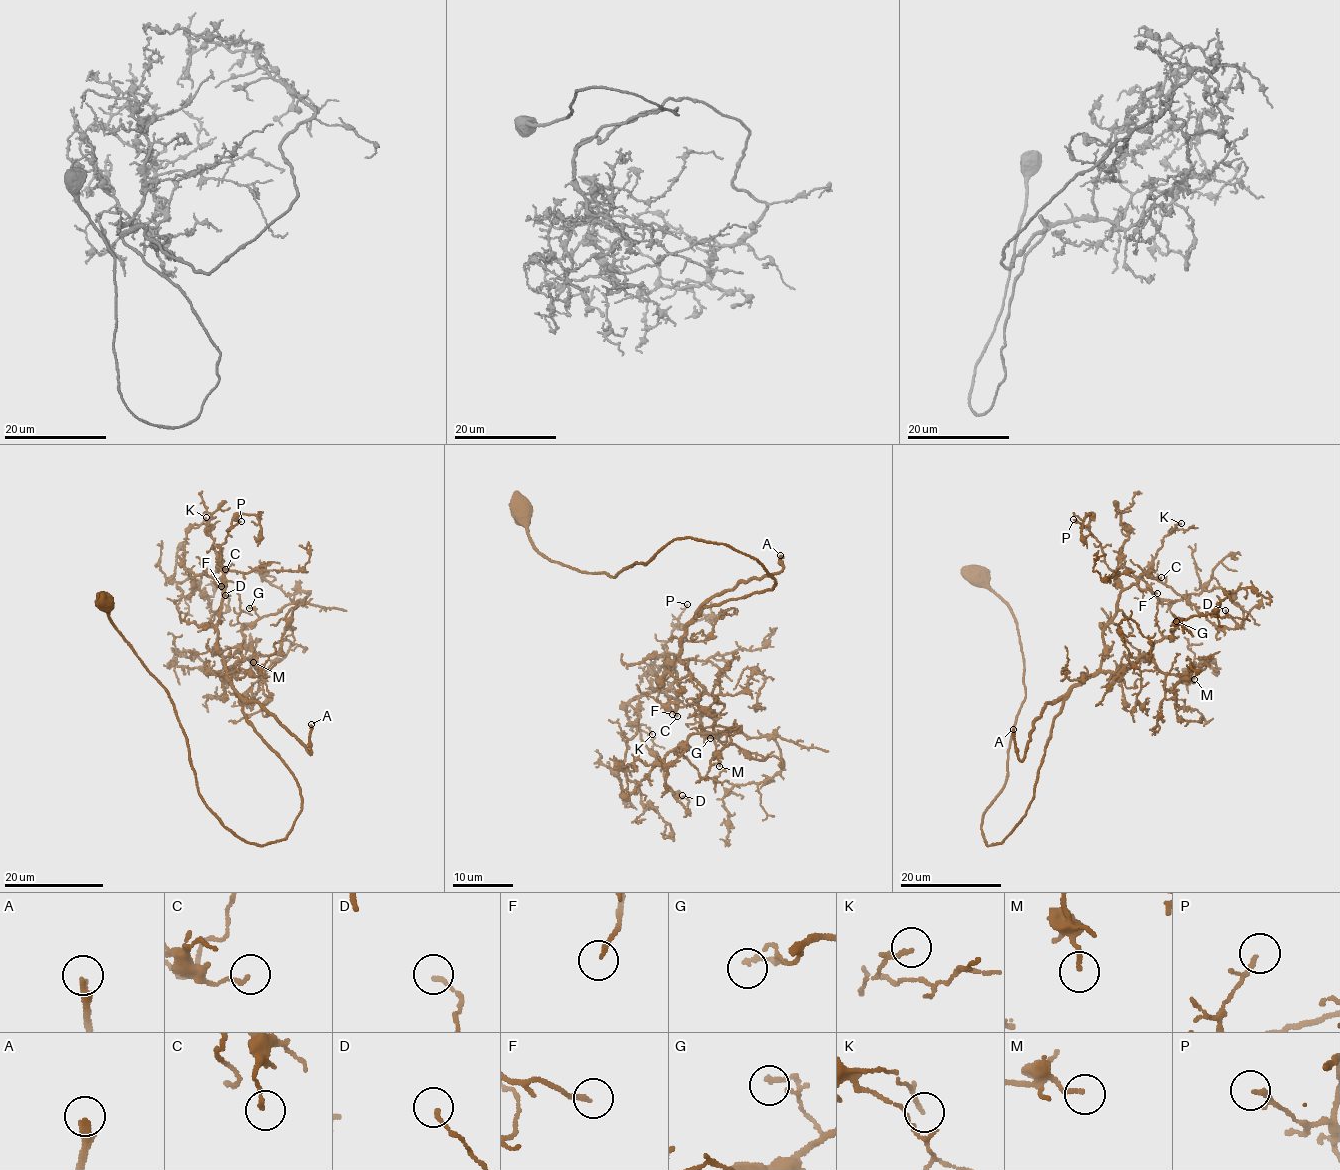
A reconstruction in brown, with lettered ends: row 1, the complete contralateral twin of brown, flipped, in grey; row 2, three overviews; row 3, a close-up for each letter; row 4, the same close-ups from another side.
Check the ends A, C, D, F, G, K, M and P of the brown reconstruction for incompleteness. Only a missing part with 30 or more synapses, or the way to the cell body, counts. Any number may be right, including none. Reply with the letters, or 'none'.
A, F

